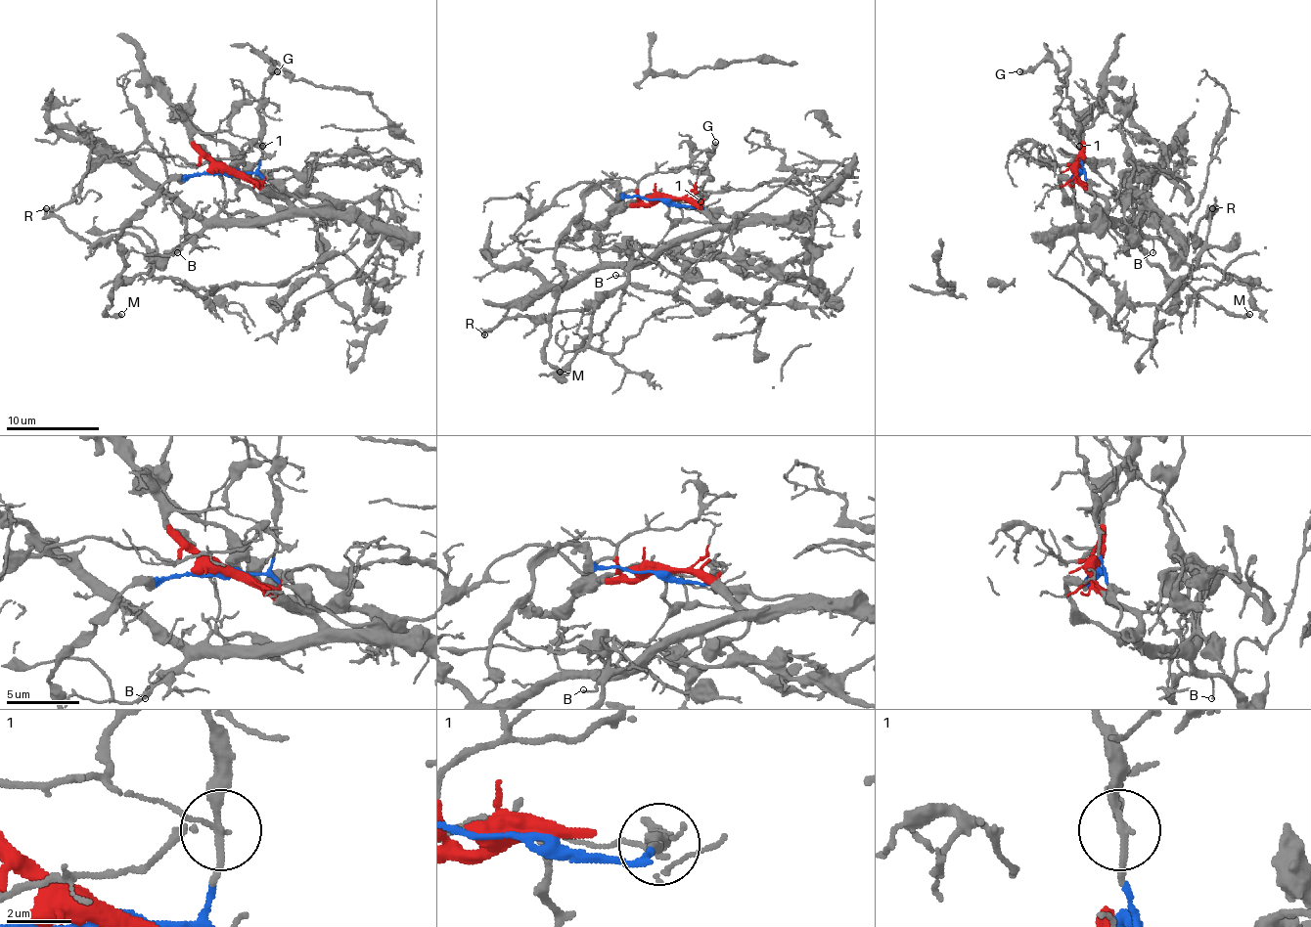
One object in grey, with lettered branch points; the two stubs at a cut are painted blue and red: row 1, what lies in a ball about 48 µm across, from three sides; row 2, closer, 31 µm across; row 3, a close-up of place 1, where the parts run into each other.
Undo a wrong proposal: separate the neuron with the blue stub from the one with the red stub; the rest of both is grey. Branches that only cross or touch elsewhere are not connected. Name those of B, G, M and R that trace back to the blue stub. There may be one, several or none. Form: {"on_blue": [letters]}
{"on_blue": ["G", "M"]}

